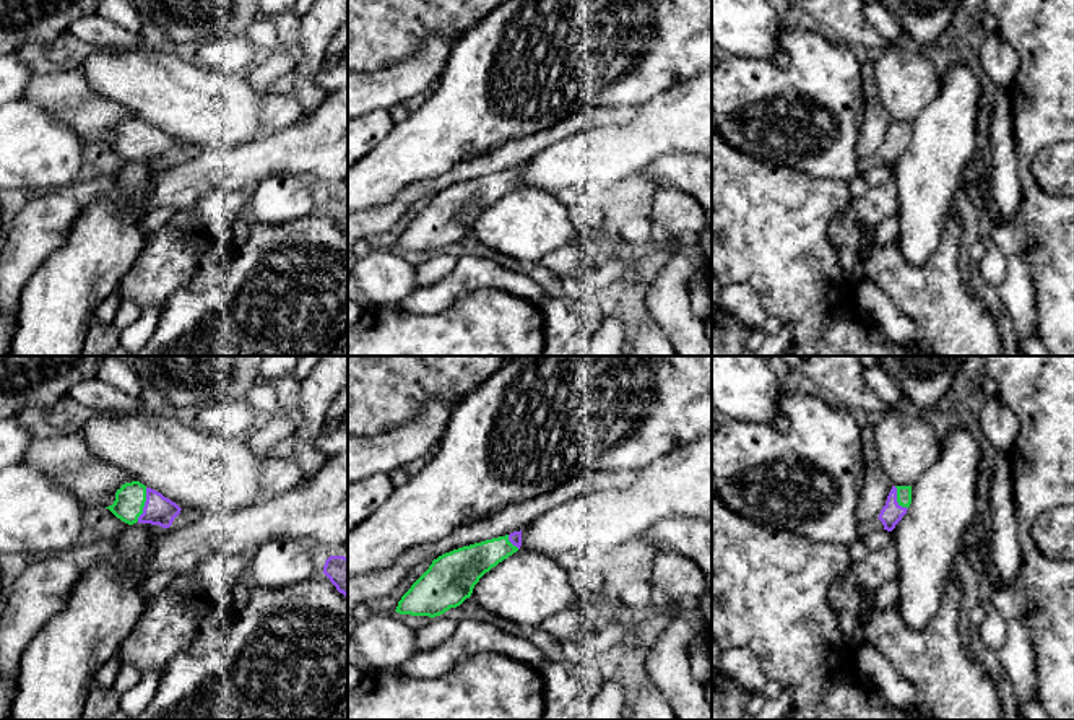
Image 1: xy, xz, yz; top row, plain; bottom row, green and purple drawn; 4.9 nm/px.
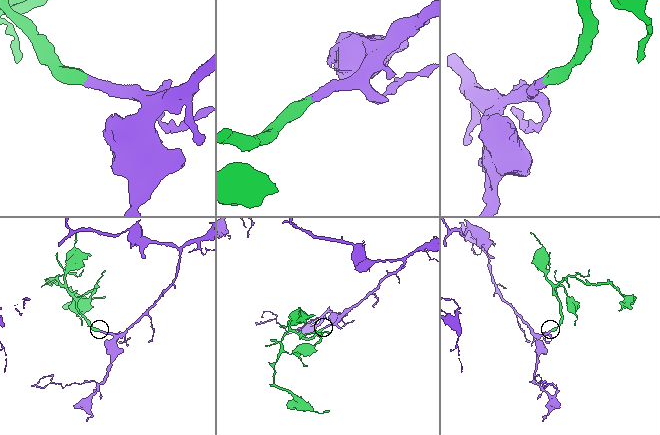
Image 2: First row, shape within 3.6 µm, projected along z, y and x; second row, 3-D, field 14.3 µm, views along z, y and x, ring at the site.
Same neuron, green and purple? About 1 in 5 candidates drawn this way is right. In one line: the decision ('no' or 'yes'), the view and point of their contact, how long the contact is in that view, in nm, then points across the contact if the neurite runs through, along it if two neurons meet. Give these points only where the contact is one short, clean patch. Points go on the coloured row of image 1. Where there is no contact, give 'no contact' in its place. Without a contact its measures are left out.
yes; meets green in xy at (143, 504); contact 180 nm long; runs through xy (130, 498), (143, 504), (160, 511)

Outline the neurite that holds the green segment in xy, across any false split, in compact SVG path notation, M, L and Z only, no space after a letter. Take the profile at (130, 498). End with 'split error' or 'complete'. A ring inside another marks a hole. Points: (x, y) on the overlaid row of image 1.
M140 481L122 484L115 492L114 504L106 509L128 525L138 522L162 528L169 528L182 510L175 502Z; split error

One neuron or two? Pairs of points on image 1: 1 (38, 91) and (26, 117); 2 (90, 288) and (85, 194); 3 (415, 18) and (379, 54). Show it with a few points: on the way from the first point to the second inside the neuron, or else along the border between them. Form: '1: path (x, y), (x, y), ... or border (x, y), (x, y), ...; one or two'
1: border (21, 98), (41, 104), (65, 122); two
2: border (114, 184), (78, 215), (64, 241); two
3: path (407, 26), (387, 46); one

